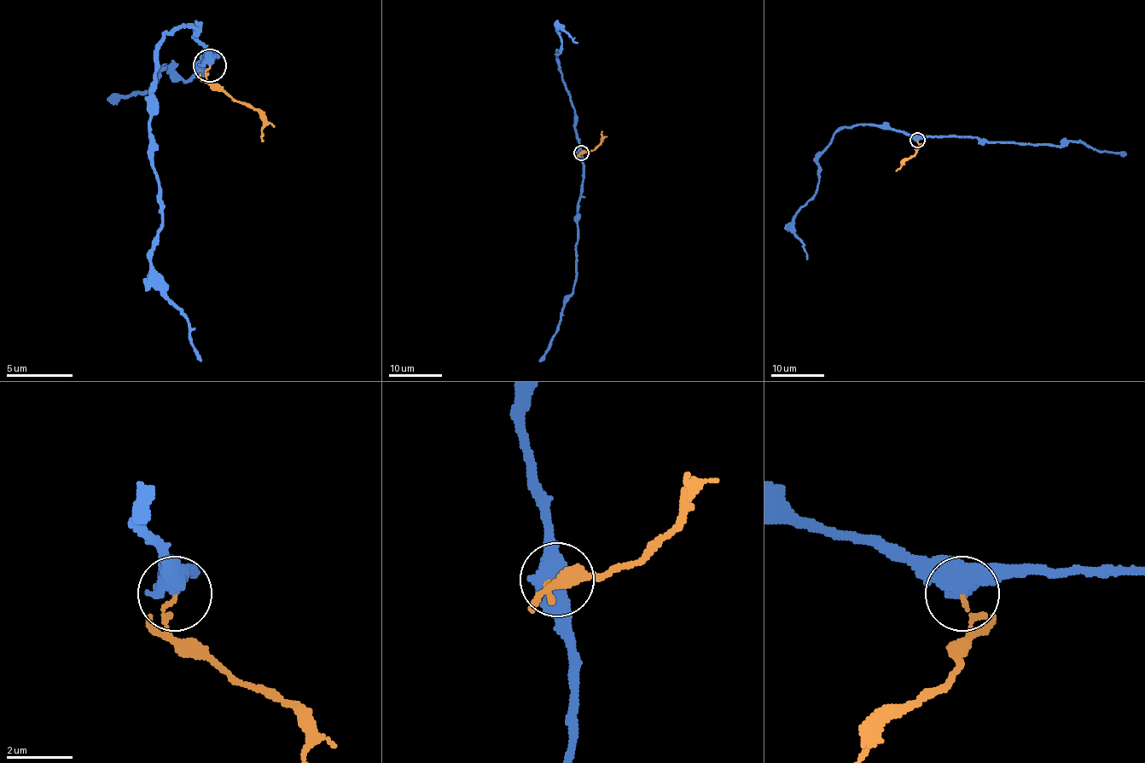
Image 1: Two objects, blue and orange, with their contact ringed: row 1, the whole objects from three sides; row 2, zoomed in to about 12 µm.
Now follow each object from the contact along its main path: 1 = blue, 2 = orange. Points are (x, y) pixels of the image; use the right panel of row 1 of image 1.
1: (916, 140), (870, 125), (845, 126), (834, 135), (817, 158), (816, 193), (793, 220), (793, 234), (807, 259)
2: (916, 140), (918, 147), (914, 154), (895, 170)

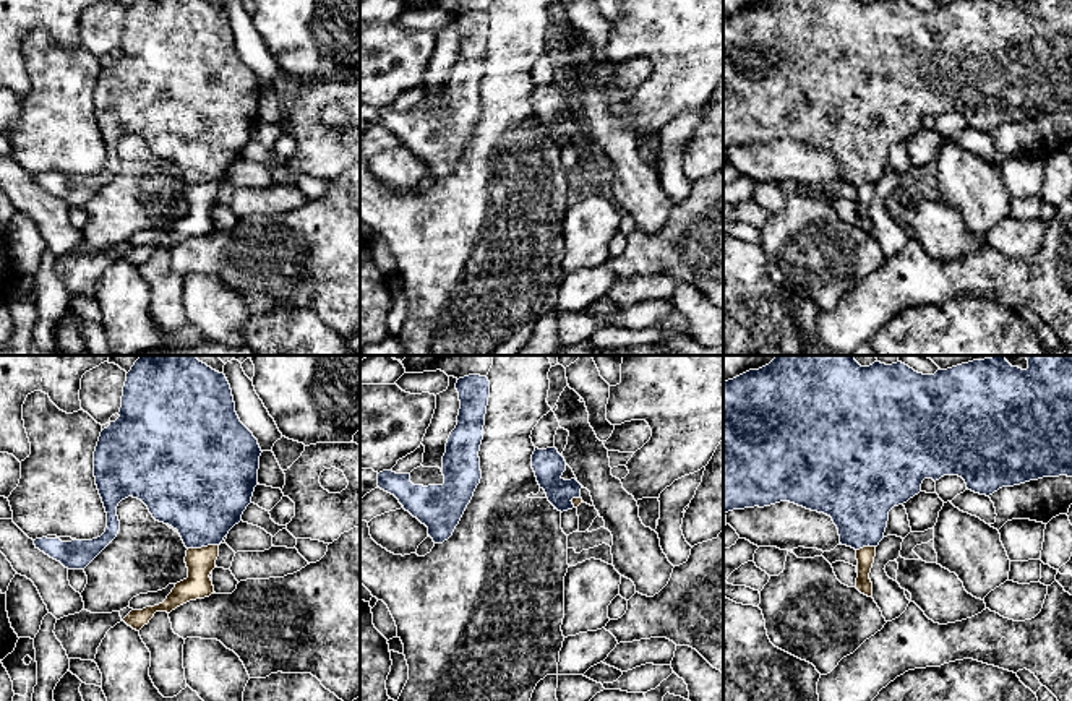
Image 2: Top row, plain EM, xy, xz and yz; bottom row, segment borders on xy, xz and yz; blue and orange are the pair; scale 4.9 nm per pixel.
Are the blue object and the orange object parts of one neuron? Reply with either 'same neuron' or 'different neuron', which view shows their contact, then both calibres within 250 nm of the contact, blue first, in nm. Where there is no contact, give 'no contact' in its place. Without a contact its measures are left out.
different neuron | xy | 420/140 nm

